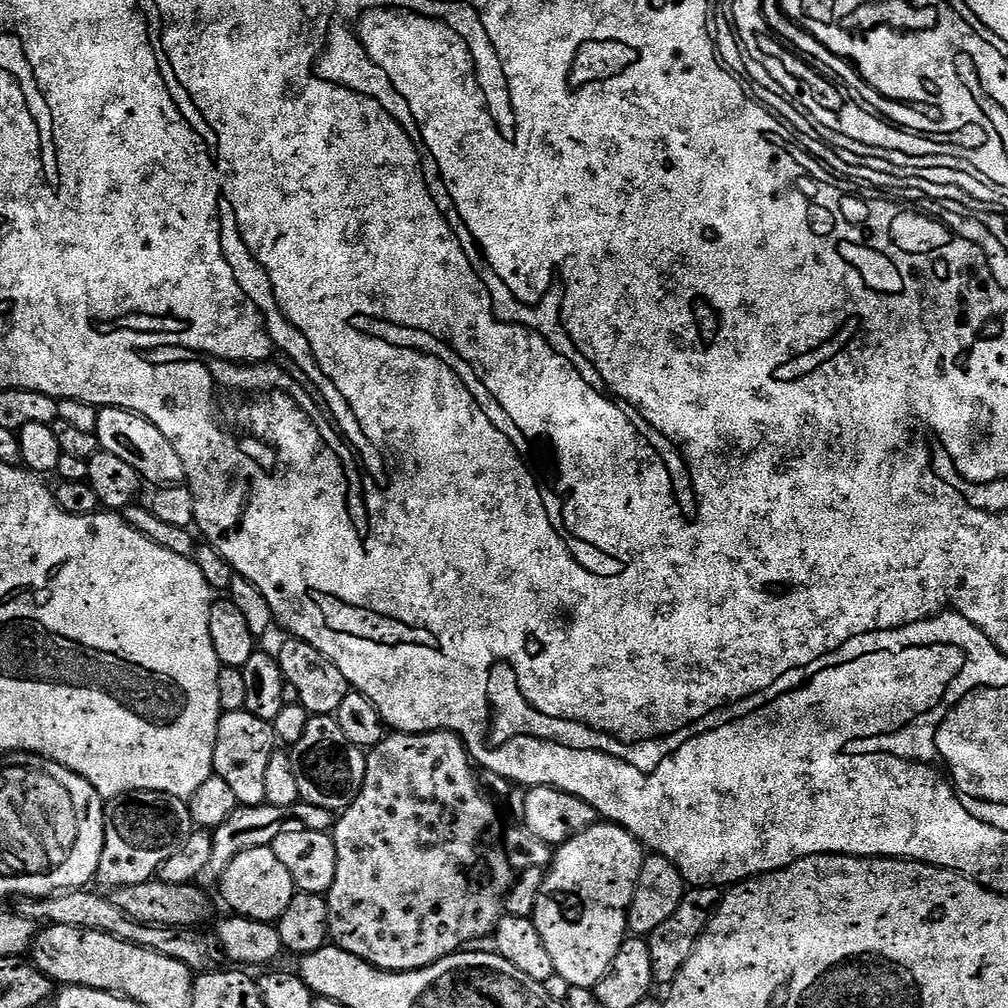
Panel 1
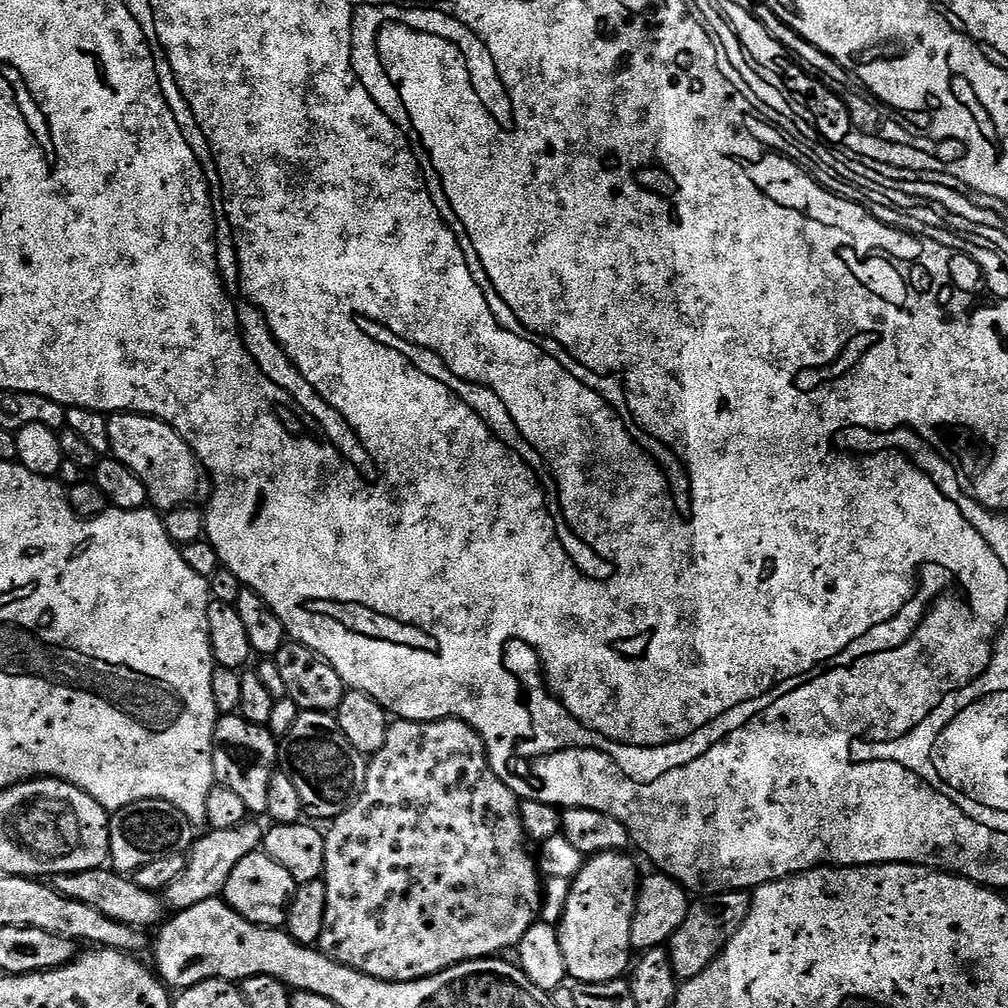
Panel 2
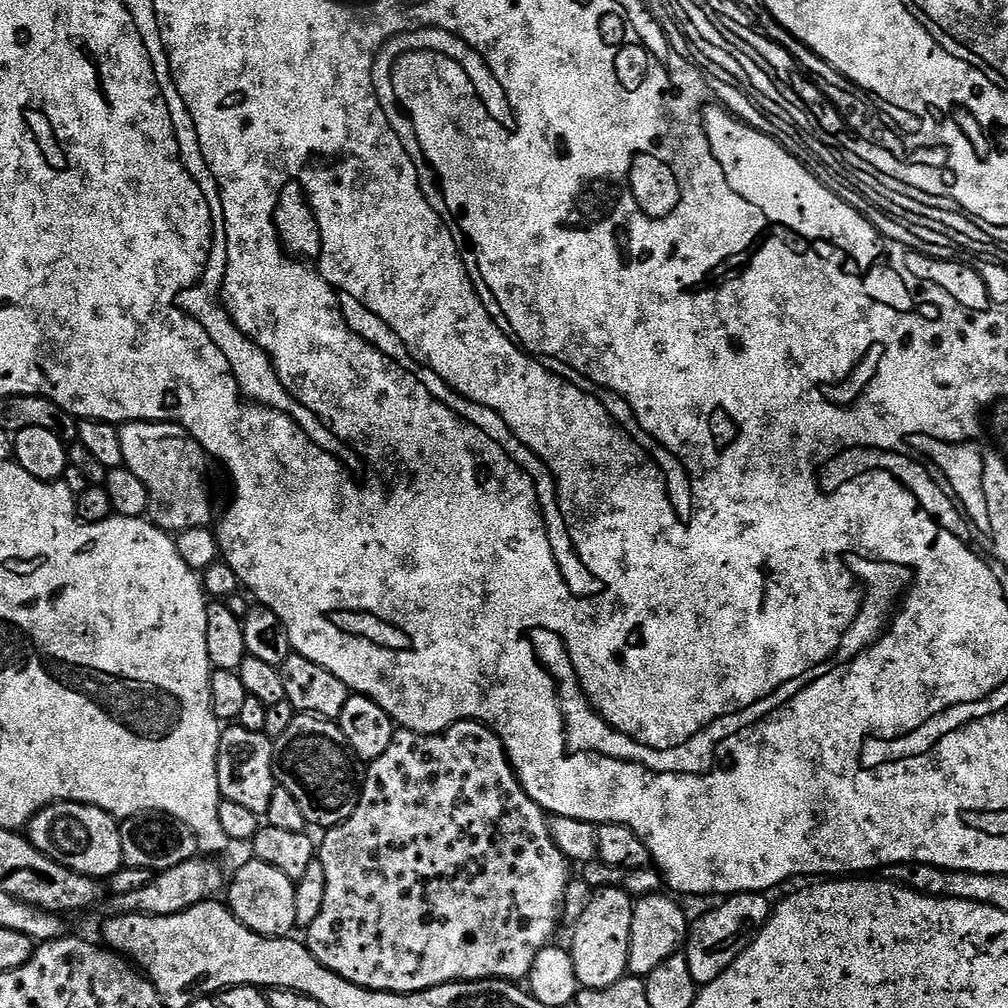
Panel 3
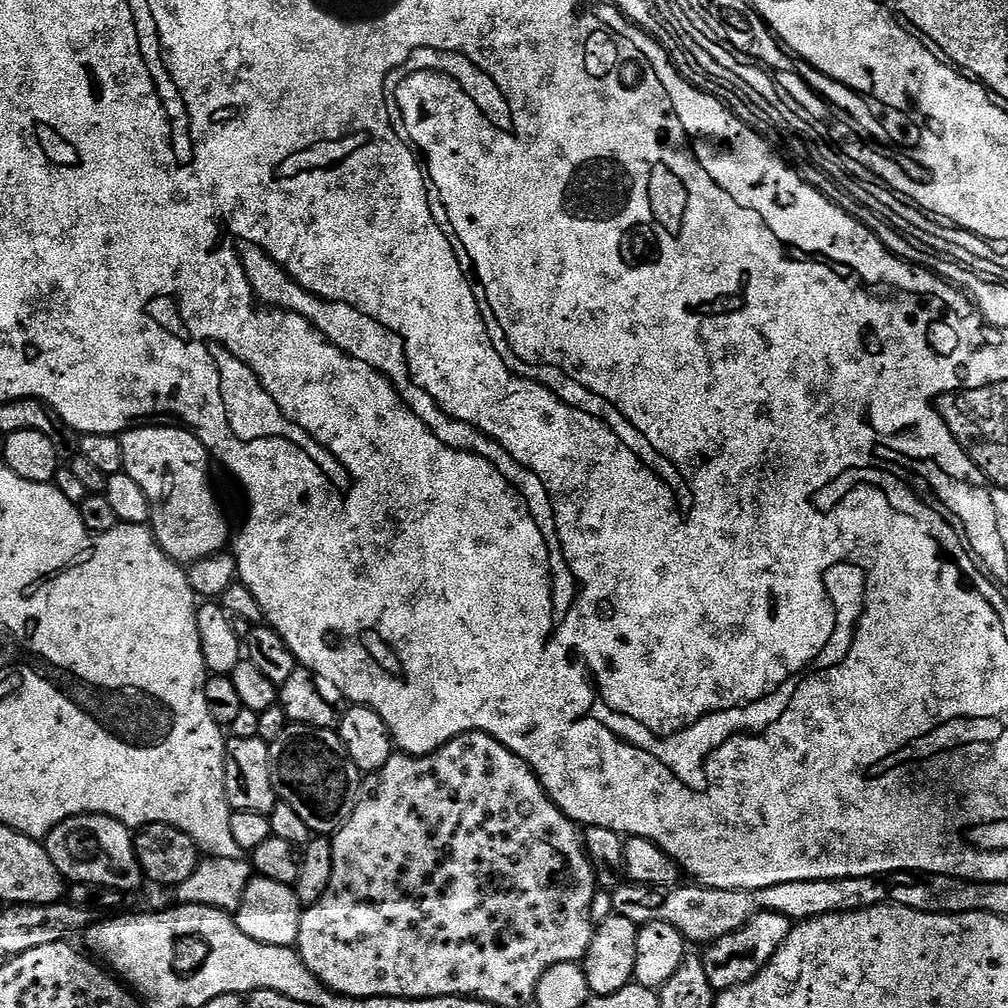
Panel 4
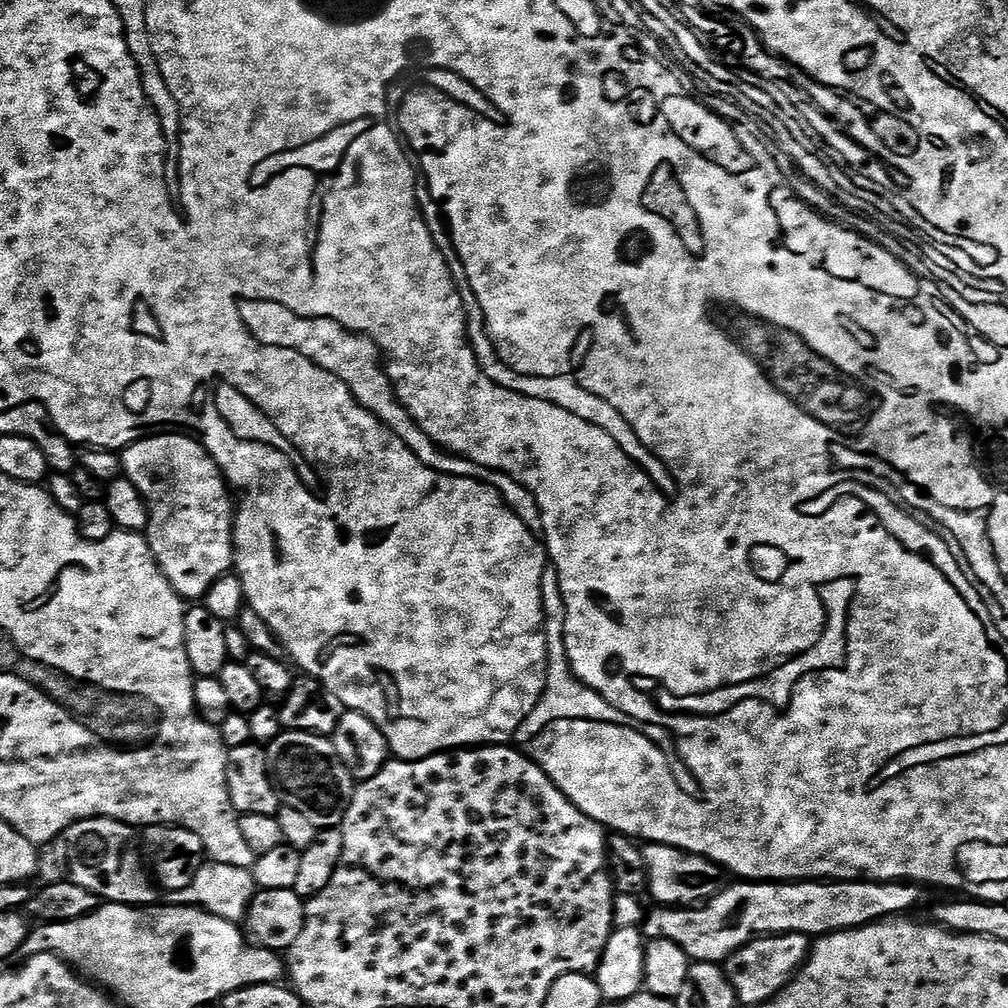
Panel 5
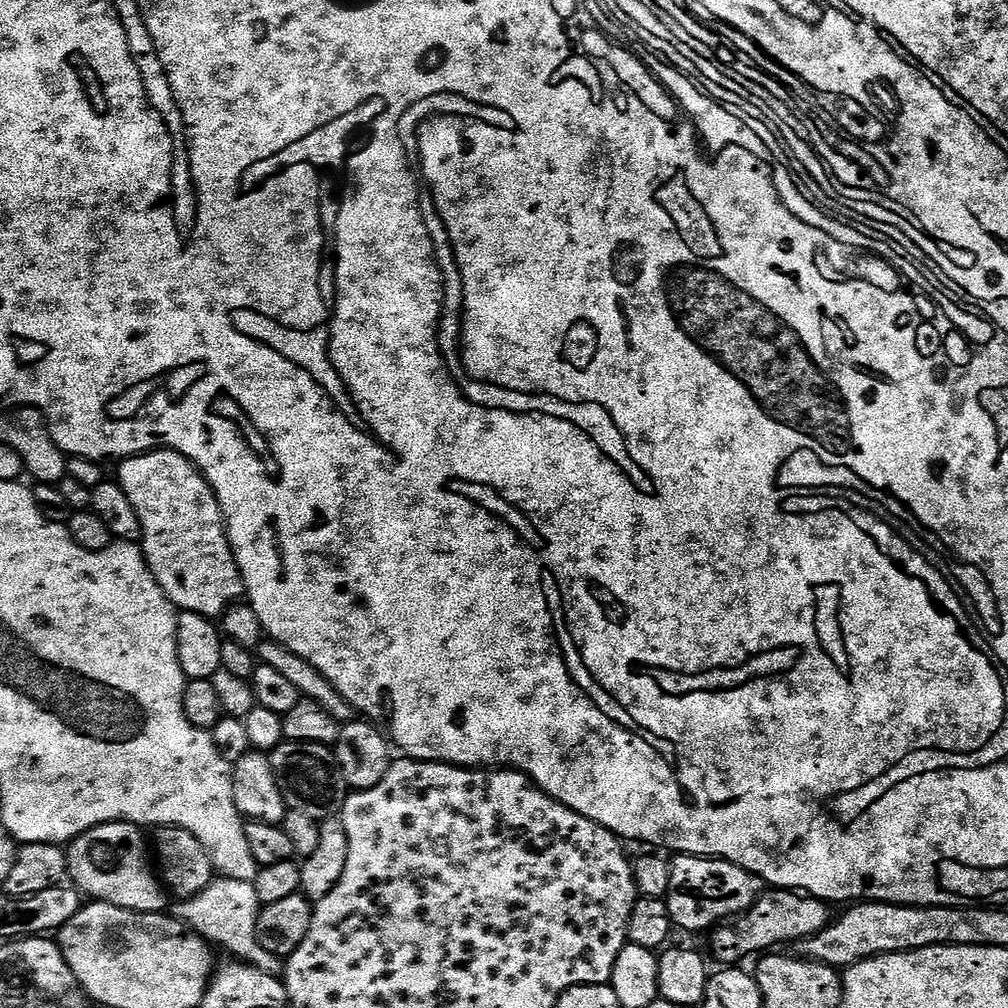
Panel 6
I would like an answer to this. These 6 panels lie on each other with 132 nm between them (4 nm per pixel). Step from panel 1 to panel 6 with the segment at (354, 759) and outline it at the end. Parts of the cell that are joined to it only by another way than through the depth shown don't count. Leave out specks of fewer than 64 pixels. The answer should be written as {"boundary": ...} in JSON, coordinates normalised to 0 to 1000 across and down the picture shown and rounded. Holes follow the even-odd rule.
{"boundary":[[[283,736],[268,747],[268,753],[276,784],[280,784],[280,792],[289,805],[308,808],[308,812],[320,815],[340,803],[343,779],[333,759],[332,745],[326,739]]]}

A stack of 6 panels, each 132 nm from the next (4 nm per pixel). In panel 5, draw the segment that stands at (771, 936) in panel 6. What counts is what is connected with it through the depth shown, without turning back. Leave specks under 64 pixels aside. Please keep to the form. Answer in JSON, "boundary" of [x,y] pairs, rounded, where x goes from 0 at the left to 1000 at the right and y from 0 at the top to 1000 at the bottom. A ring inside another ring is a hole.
{"boundary":[[[792,873],[789,875],[728,875],[730,877],[719,878],[718,882],[712,888],[706,889],[705,892],[699,894],[693,899],[655,899],[651,904],[646,904],[645,908],[640,910],[639,917],[636,918],[640,932],[643,933],[667,933],[671,938],[676,938],[679,944],[682,945],[686,953],[691,955],[717,955],[722,951],[728,942],[740,938],[752,929],[773,929],[779,925],[791,925],[792,927],[800,927],[804,931],[813,931],[821,929],[824,925],[834,925],[835,923],[843,923],[844,921],[854,921],[860,917],[867,917],[871,913],[884,911],[890,907],[904,906],[904,901],[909,901],[917,893],[918,882],[908,875],[894,875],[891,873]]]}

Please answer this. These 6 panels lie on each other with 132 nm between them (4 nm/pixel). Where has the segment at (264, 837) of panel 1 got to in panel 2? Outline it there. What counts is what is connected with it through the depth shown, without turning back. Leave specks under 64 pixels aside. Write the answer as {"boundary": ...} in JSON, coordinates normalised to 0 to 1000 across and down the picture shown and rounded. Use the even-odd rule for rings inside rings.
{"boundary":[[[243,815],[236,819],[228,819],[228,823],[206,823],[203,829],[191,836],[186,846],[187,858],[169,879],[165,879],[162,892],[168,902],[180,905],[188,899],[196,899],[196,895],[213,893],[221,886],[224,875],[228,875],[228,867],[232,867],[232,859],[240,855],[250,845],[261,838],[263,822],[251,815]]]}

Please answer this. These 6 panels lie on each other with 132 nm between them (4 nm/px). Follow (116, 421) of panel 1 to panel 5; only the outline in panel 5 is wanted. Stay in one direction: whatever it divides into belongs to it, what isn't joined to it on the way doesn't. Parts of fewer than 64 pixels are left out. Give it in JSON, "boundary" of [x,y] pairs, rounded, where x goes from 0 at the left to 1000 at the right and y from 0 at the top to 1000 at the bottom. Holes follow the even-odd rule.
{"boundary":[[[167,427],[162,431],[148,431],[141,437],[134,437],[128,444],[122,445],[121,453],[122,471],[134,478],[135,485],[144,492],[149,501],[145,531],[147,539],[151,541],[151,548],[159,559],[159,564],[163,567],[163,572],[184,596],[201,596],[206,590],[208,581],[212,581],[216,573],[227,570],[234,558],[229,492],[231,489],[224,479],[224,473],[219,468],[217,460],[197,436],[175,427]]]}

